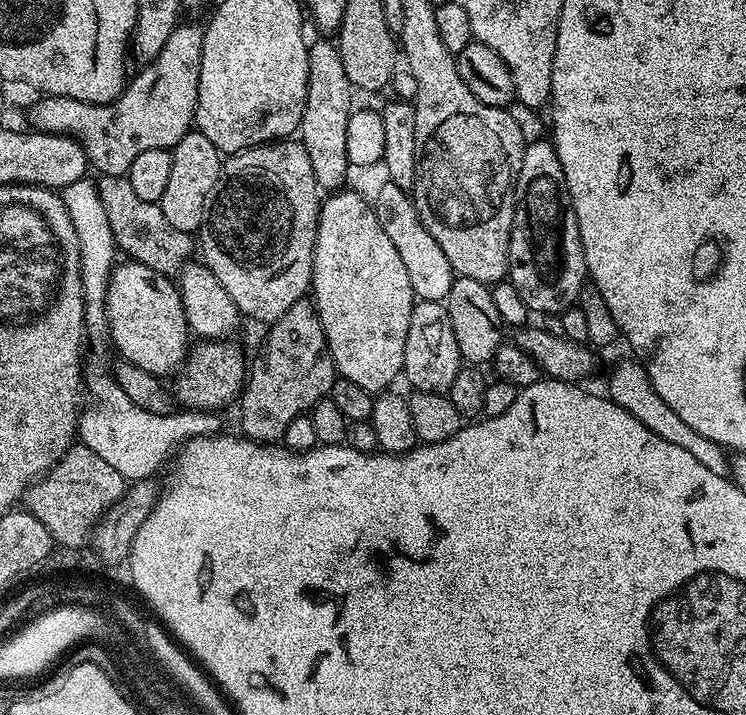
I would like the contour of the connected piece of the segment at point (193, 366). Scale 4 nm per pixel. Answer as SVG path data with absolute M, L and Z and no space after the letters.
M231 339L204 340L189 351L183 365L184 376L177 375L174 400L181 409L194 412L216 412L223 404L237 399L244 391L246 360L244 352Z

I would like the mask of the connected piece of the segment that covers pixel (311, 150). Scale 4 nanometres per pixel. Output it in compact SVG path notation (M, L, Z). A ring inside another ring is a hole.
M320 39L324 40L308 45L308 93L302 122L298 129L298 140L304 145L306 154L310 154L310 166L314 166L317 185L324 190L340 190L345 187L344 175L350 171L346 154L346 126L350 126L350 118L354 111L354 103L352 104L354 89L350 78L346 78L346 66L342 66L342 54L339 47L333 41L332 44L328 41L331 39Z

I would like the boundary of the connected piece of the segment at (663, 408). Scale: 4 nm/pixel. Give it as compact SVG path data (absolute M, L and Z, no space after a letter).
M631 359L620 360L613 366L612 373L608 376L608 389L606 389L608 399L613 400L618 406L622 406L622 410L634 414L634 418L638 418L638 422L642 422L642 426L646 426L646 430L654 430L654 434L658 434L658 438L666 438L666 442L674 442L674 446L682 446L682 450L690 450L690 454L694 454L694 458L698 458L698 462L702 462L702 466L714 470L714 474L727 473L730 468L730 460L725 449L710 438L698 434L698 430L689 426L679 414L674 414L674 410L670 410L670 406L666 406L662 394L658 394L658 390L654 390L654 382L650 382L650 374L644 369L643 364L639 359Z

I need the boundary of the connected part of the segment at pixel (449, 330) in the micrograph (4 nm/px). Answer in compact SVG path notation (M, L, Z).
M420 300L412 309L410 330L406 334L403 379L408 379L418 392L447 393L454 374L462 367L458 341L454 339L454 326L450 326L450 314L439 300Z

